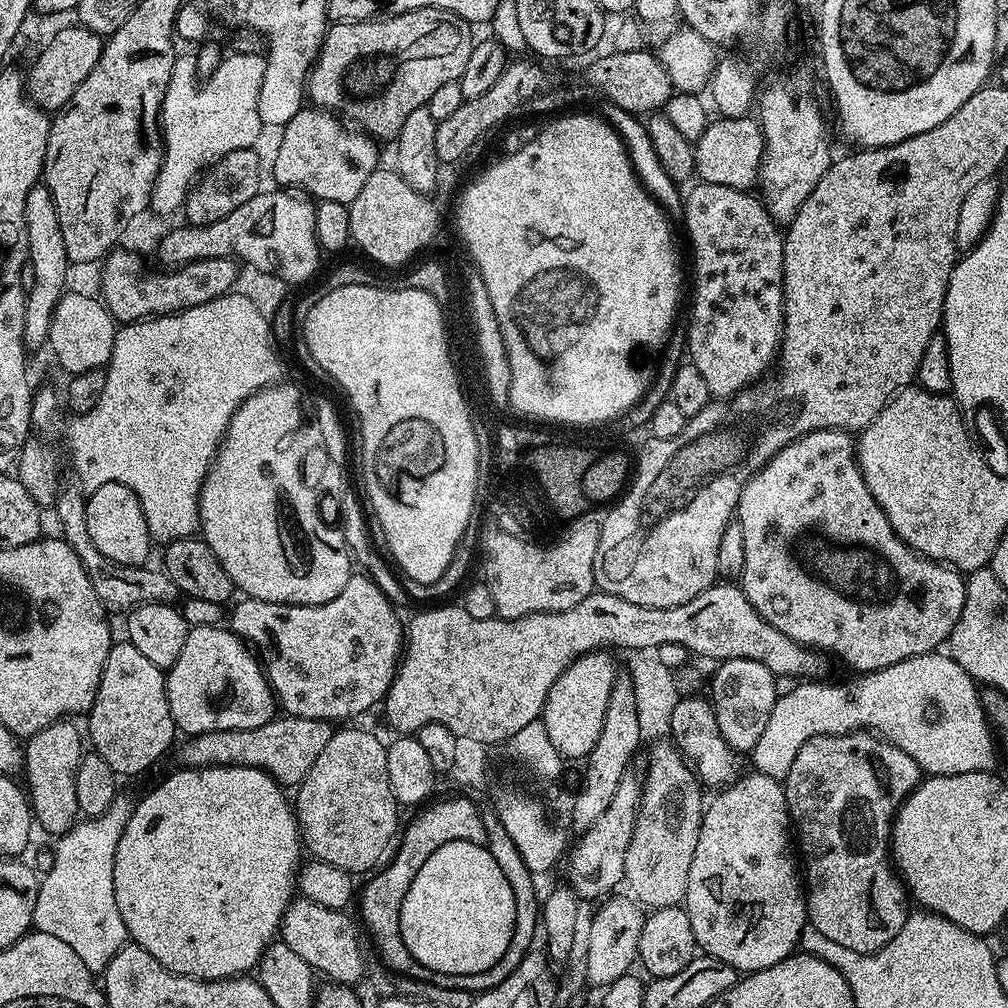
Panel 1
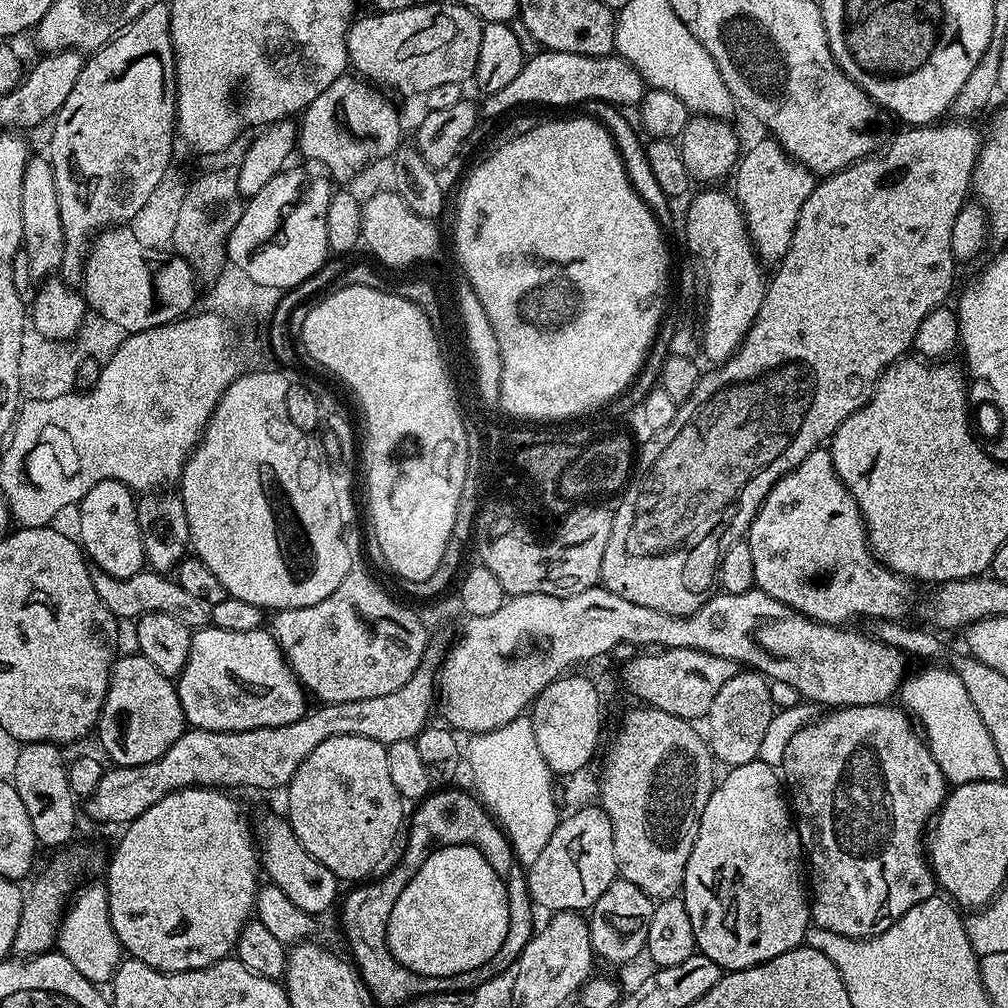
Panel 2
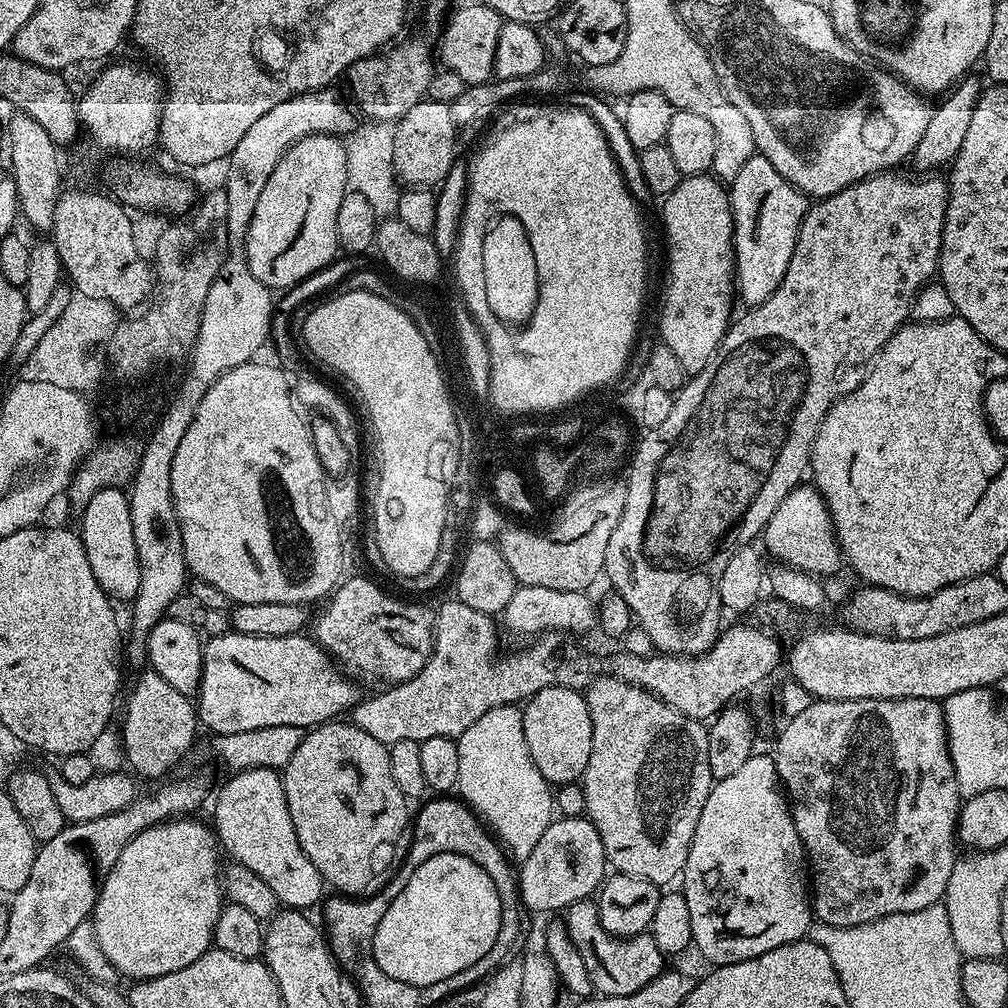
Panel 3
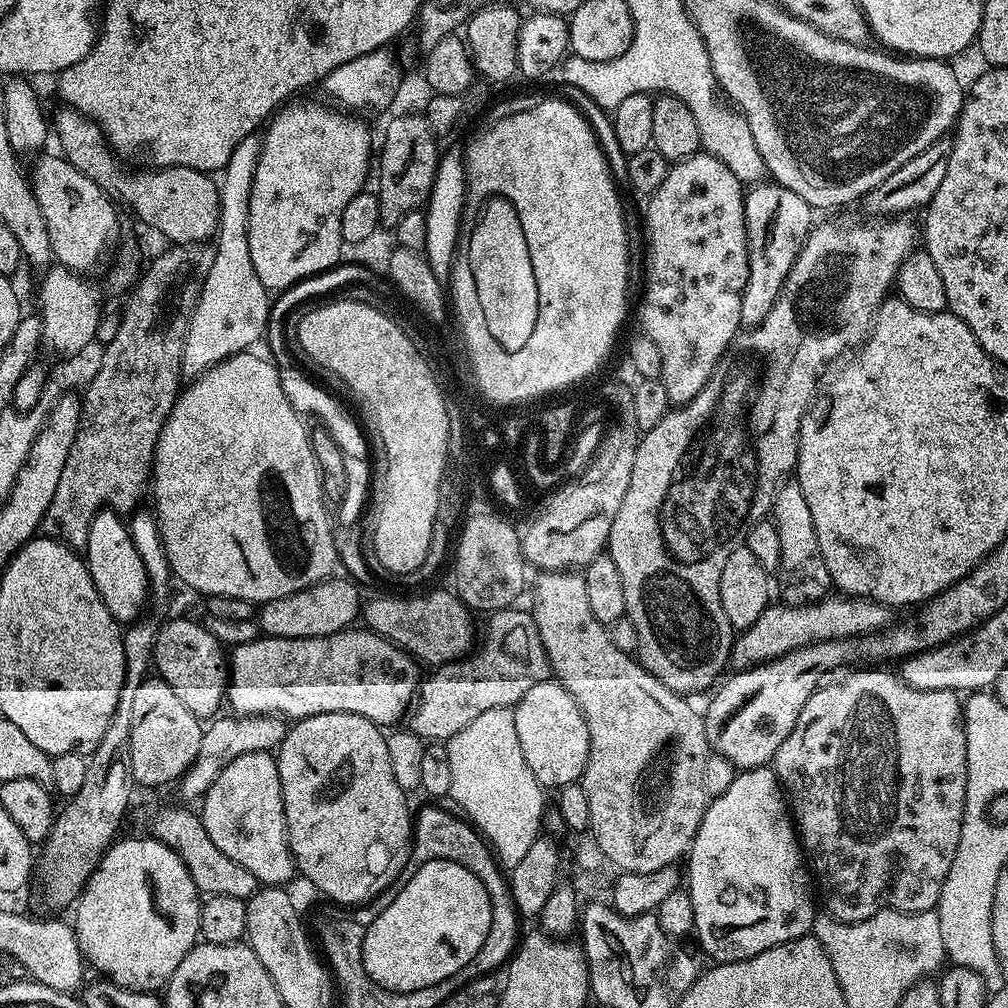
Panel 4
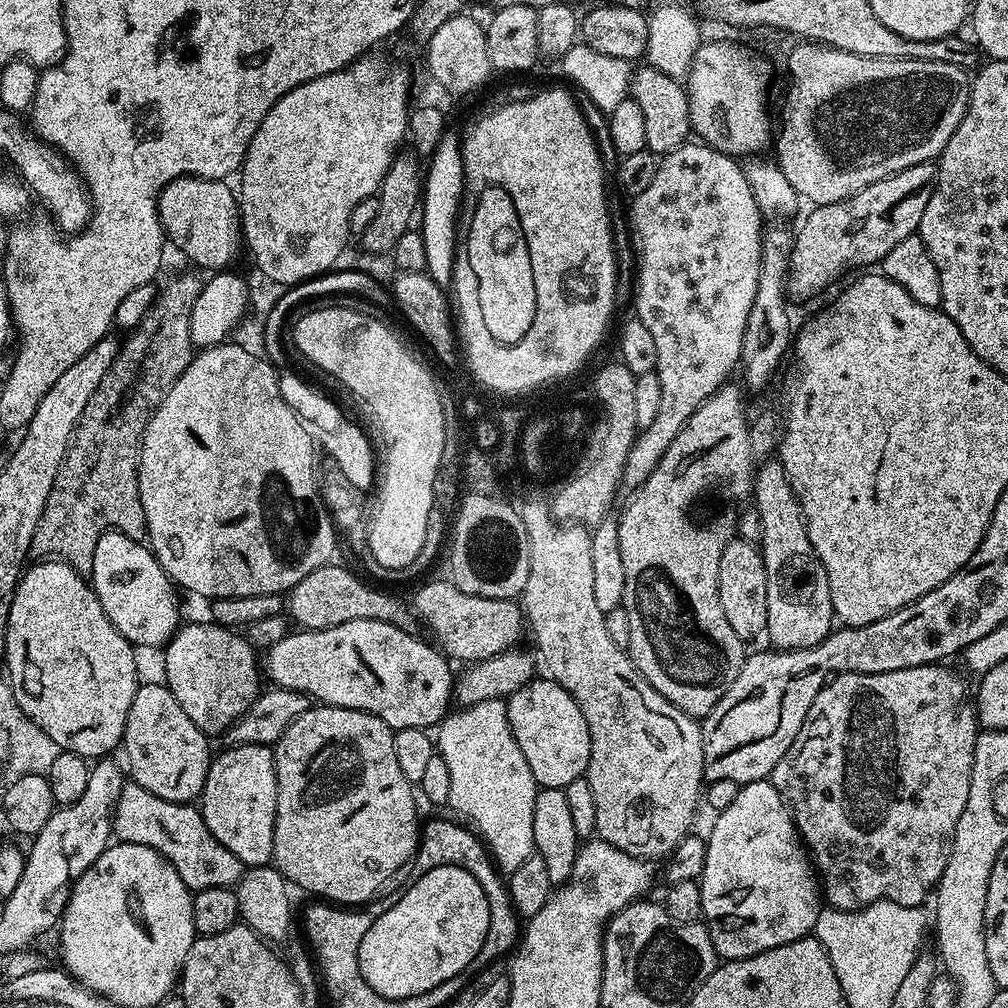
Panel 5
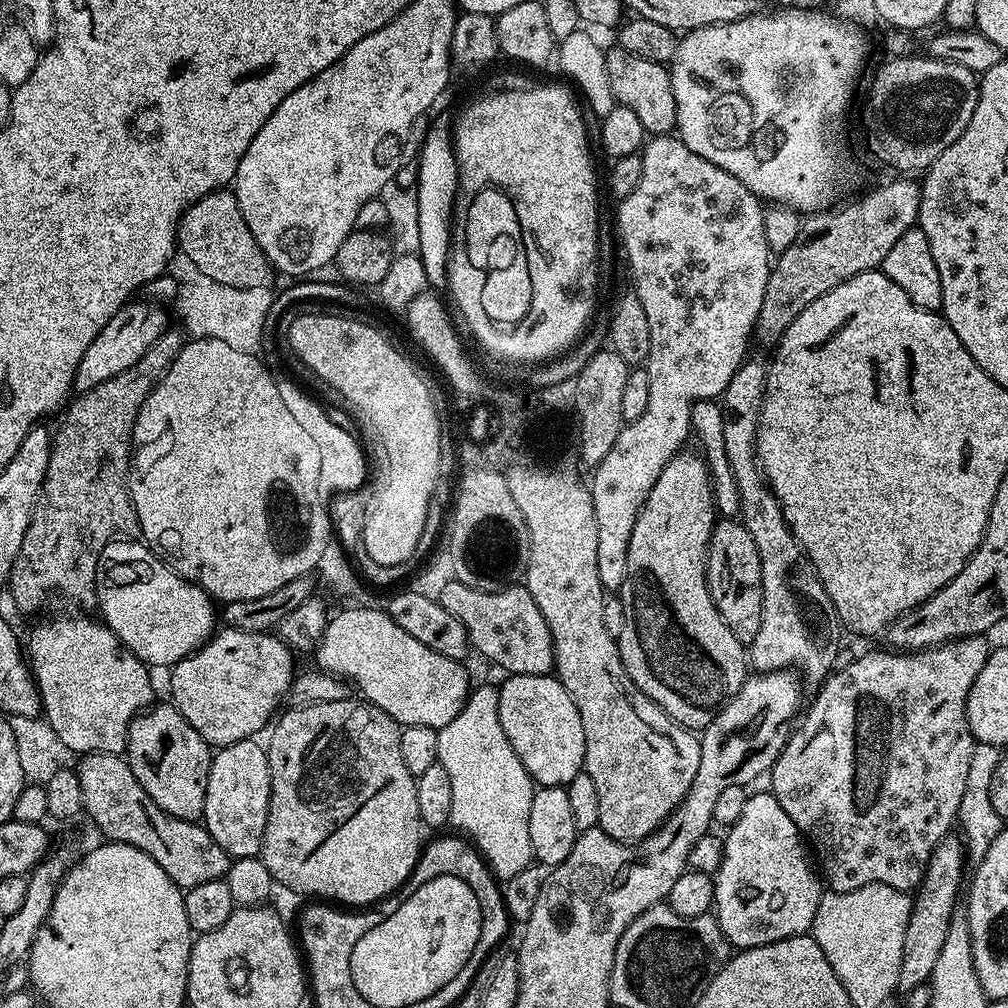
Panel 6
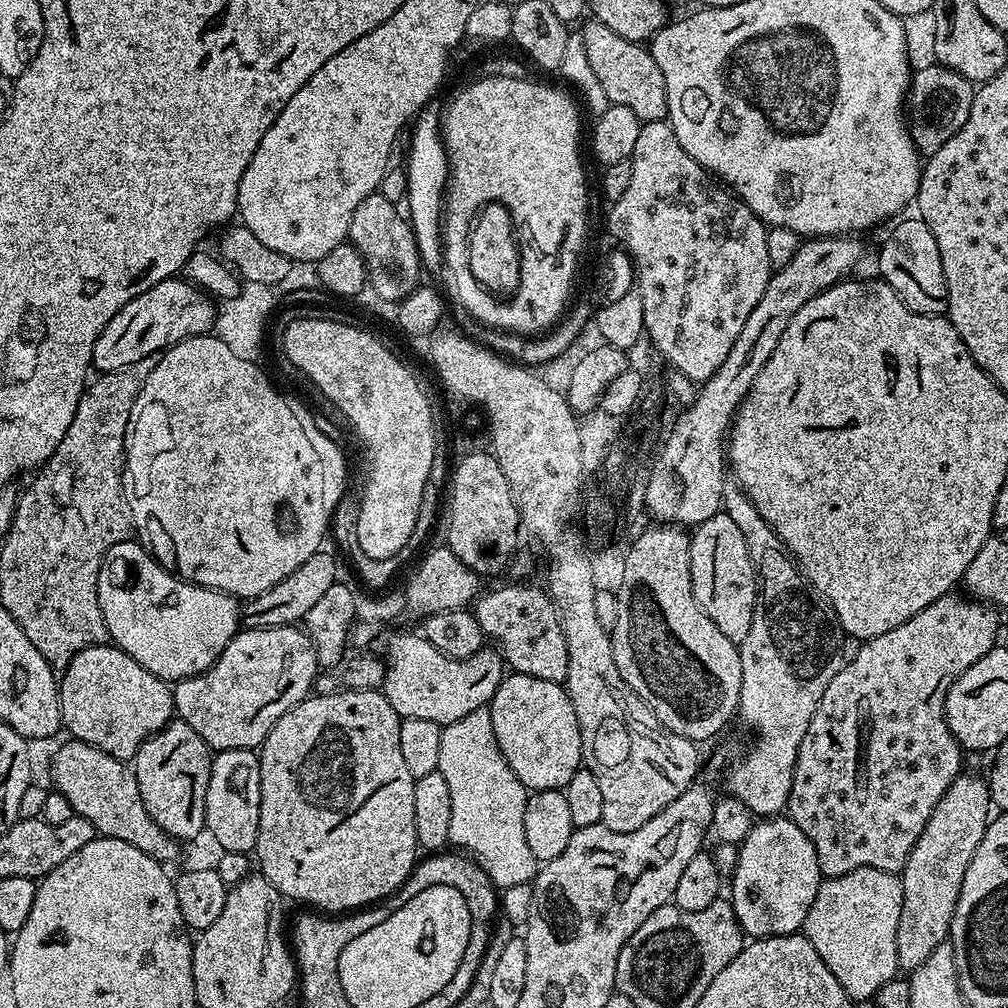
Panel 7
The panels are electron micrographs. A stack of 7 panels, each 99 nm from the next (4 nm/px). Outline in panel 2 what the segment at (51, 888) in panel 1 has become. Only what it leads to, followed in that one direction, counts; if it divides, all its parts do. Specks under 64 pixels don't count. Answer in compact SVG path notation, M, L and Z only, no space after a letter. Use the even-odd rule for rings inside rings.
M100 883L85 885L65 911L60 932L57 936L57 949L77 967L84 978L97 986L111 983L112 976L122 959L122 949L109 921L109 900L107 889Z

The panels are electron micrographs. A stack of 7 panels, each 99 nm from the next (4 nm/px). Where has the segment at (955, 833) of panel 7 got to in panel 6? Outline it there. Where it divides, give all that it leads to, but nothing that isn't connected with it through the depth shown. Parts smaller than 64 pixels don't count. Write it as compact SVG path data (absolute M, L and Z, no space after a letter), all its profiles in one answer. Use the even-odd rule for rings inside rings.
M949 834L944 837L942 842L938 842L938 846L933 850L930 854L930 858L928 859L928 865L926 866L926 870L924 871L924 876L920 880L919 888L915 889L914 899L912 902L912 913L910 914L910 918L908 919L908 925L906 926L906 942L904 943L904 957L902 958L902 970L900 971L900 982L898 985L899 991L901 993L907 994L909 992L913 992L916 987L920 984L928 984L932 978L932 971L934 970L935 964L938 962L938 953L941 952L942 946L946 943L946 934L950 930L950 922L952 921L953 916L957 915L958 908L956 908L956 899L961 899L962 896L962 885L966 880L966 872L964 876L964 864L966 865L966 849L962 843L961 837L956 834Z

